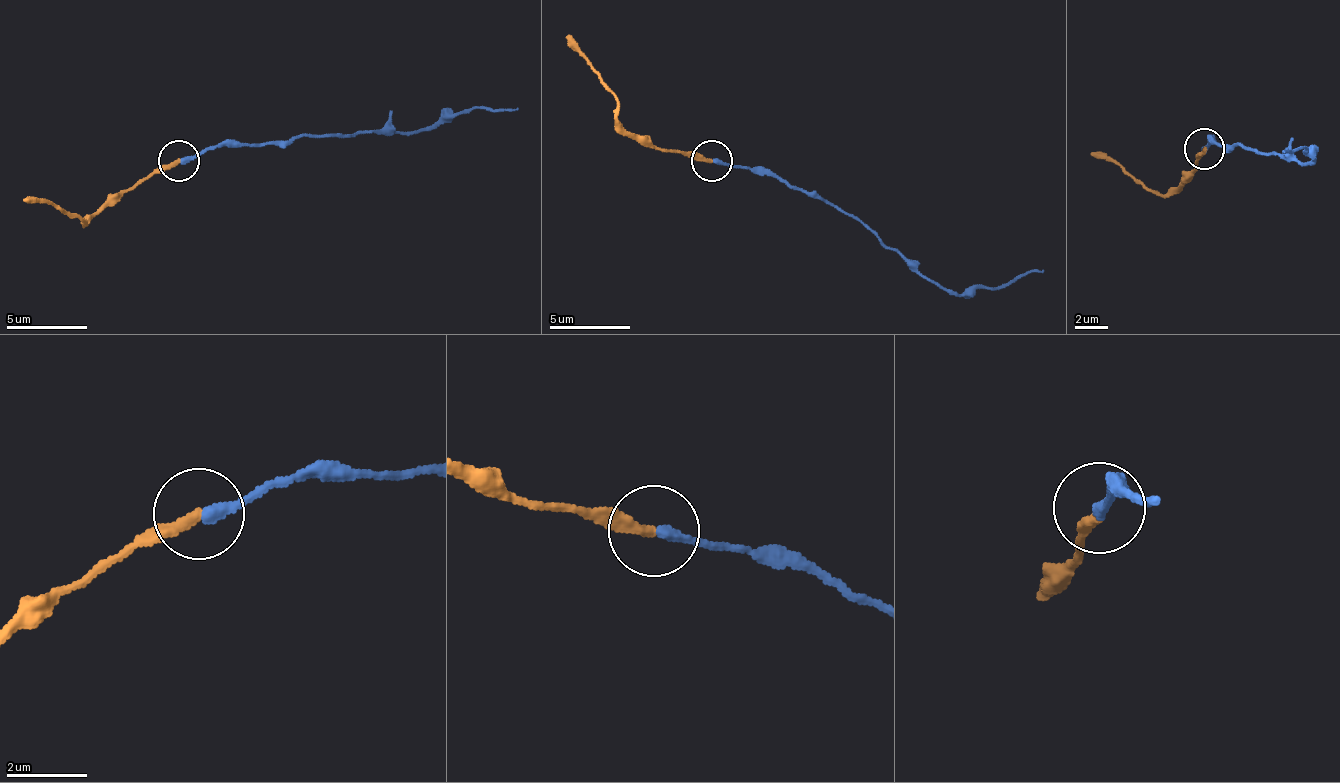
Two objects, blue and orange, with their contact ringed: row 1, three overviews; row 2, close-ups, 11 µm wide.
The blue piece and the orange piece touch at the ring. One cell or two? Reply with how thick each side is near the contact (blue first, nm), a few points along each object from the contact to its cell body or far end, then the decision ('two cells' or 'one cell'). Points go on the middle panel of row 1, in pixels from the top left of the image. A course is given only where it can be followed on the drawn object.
280 nm thick on the blue side, 280 nm on the other; blue runs (712, 161), (819, 193), (949, 291), (995, 289), (1044, 269); orange runs (712, 161), (644, 145), (618, 119), (618, 99), (568, 34); one cell

